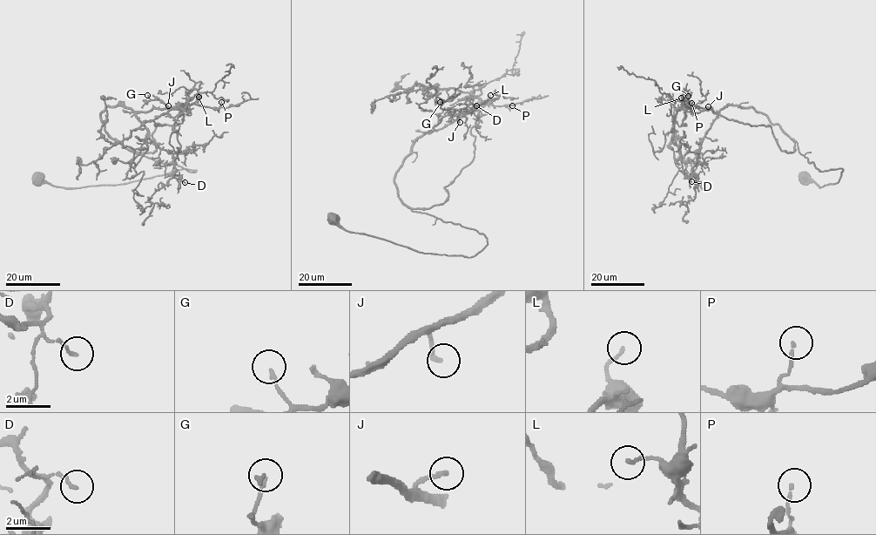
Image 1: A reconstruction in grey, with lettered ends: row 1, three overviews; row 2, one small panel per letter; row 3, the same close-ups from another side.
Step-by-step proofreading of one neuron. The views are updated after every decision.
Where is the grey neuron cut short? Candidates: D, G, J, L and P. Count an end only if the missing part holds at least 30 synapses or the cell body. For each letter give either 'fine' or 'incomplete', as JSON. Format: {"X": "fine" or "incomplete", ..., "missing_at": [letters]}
{"D": "fine", "G": "fine", "J": "fine", "L": "fine", "P": "fine", "missing_at": []}

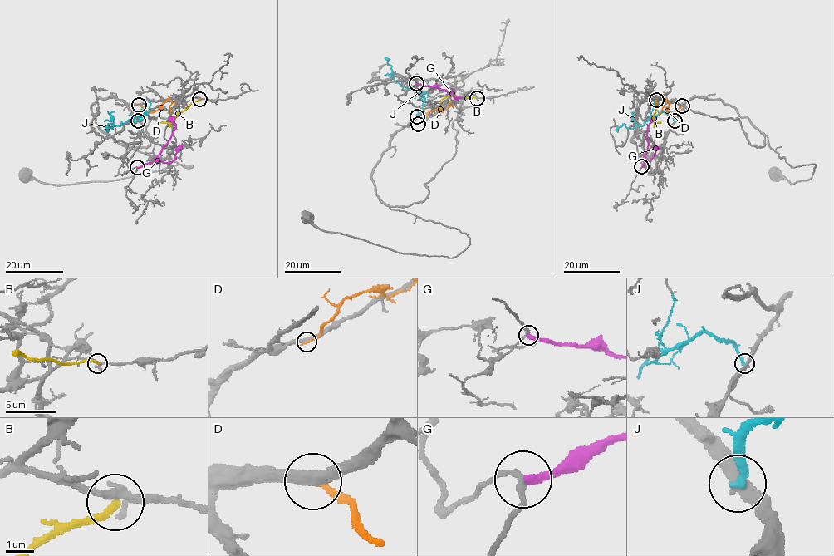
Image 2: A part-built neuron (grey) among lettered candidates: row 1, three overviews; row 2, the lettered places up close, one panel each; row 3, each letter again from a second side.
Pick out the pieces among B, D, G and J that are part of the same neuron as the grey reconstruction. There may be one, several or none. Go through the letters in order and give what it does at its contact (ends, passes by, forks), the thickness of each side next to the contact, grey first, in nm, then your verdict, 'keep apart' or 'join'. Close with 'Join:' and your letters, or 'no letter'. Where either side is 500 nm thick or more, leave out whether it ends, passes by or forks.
B: it ends; calibres 200 and 240 nm; keep apart
D: it ends; calibres 320 and 200 nm; keep apart
G: it ends; calibres 170 and 320 nm; keep apart
J: it ends; calibres 320 and 280 nm; keep apart
Join: no letter

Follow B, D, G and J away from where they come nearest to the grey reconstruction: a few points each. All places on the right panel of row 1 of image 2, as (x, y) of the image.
B: (656, 100), (654, 123), (660, 123)
D: (681, 105), (675, 112), (669, 113), (667, 100), (659, 114)
G: (641, 166), (649, 142), (646, 139), (649, 125), (653, 116)
J: (674, 120), (670, 114), (660, 112), (649, 117), (644, 124), (632, 128), (629, 129), (623, 124), (618, 132)

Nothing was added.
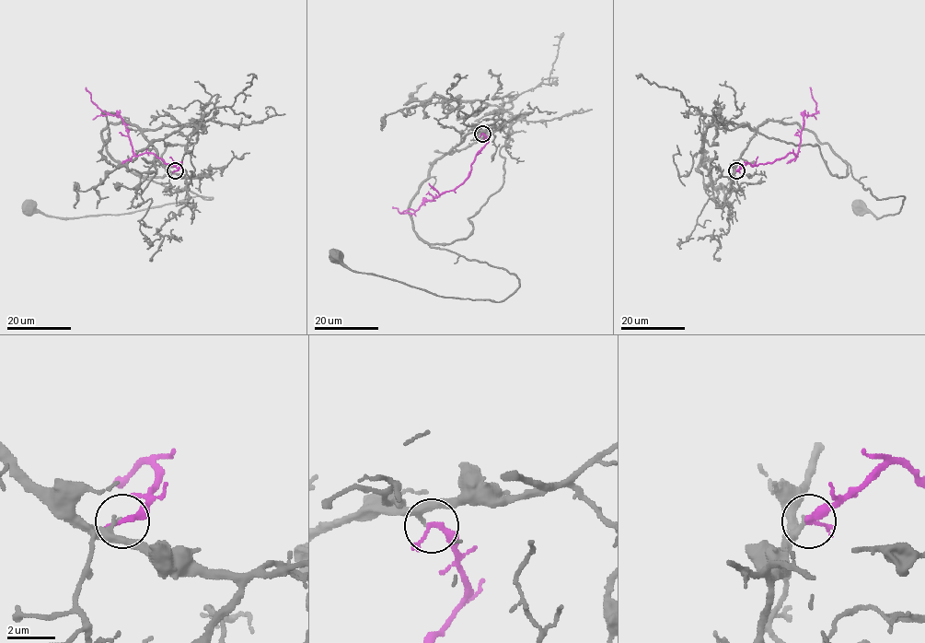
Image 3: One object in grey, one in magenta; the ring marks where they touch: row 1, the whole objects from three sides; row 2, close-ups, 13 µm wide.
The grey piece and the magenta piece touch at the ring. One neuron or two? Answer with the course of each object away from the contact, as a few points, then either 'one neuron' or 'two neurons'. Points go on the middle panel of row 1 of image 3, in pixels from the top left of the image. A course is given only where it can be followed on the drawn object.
grey runs (481, 134), (437, 160), (409, 215), (431, 247), (514, 274), (513, 293), (433, 295), (334, 254); magenta runs (482, 134), (486, 144), (477, 154), (468, 177), (453, 190), (426, 201), (413, 213), (401, 213), (392, 206); two neurons

